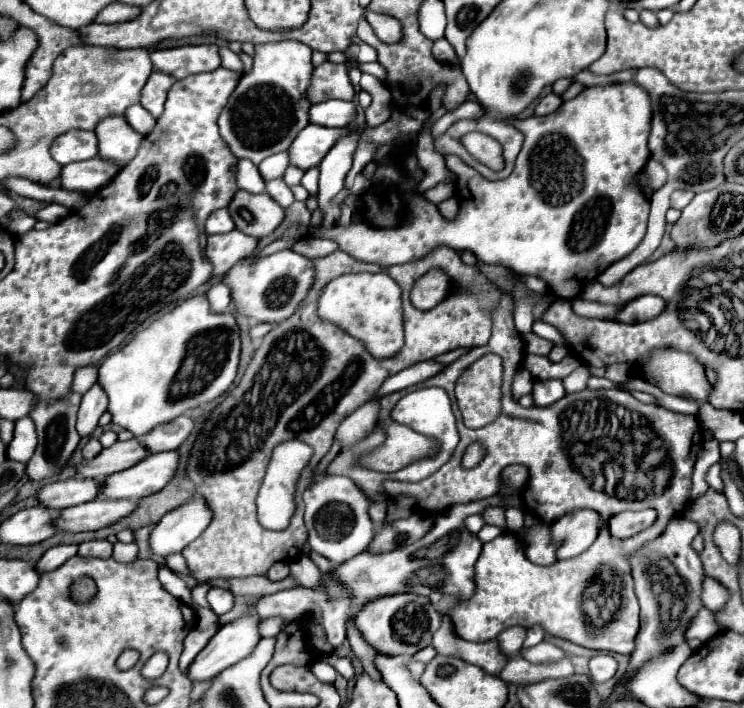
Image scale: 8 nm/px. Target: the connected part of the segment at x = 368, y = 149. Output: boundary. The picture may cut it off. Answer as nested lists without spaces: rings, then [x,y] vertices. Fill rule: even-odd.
[[[364,139],[364,143],[360,143],[360,147],[358,147],[358,151],[356,151],[356,155],[354,155],[352,169],[350,169],[348,175],[346,175],[346,189],[352,187],[354,177],[362,171],[362,167],[364,167],[368,161],[372,161],[372,145]]]

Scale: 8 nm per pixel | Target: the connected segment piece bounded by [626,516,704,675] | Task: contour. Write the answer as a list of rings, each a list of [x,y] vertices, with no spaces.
[[[685,517],[673,518],[665,531],[654,541],[636,549],[628,561],[632,567],[632,577],[636,581],[636,597],[640,601],[640,635],[636,637],[636,651],[630,655],[630,665],[626,675],[630,675],[642,661],[658,655],[668,647],[684,641],[684,631],[702,607],[700,601],[700,581],[704,571],[700,567],[700,557],[692,549],[692,539],[699,533],[699,527]]]

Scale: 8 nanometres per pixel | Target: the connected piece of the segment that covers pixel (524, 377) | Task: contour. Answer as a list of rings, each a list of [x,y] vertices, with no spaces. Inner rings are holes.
[[[520,367],[514,375],[514,381],[512,381],[512,397],[518,401],[522,395],[528,395],[530,393],[530,387],[532,387],[532,379],[528,375],[528,371],[524,367]]]

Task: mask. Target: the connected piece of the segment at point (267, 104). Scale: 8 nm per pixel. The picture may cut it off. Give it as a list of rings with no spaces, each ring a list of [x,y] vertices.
[[[276,41],[276,43],[262,43],[254,47],[254,65],[250,73],[244,73],[234,89],[234,93],[228,99],[228,105],[224,107],[218,127],[222,139],[228,143],[230,151],[238,159],[250,159],[254,165],[258,165],[262,159],[286,151],[294,137],[308,125],[308,109],[310,103],[306,99],[306,87],[308,79],[312,75],[312,49],[300,41]]]

